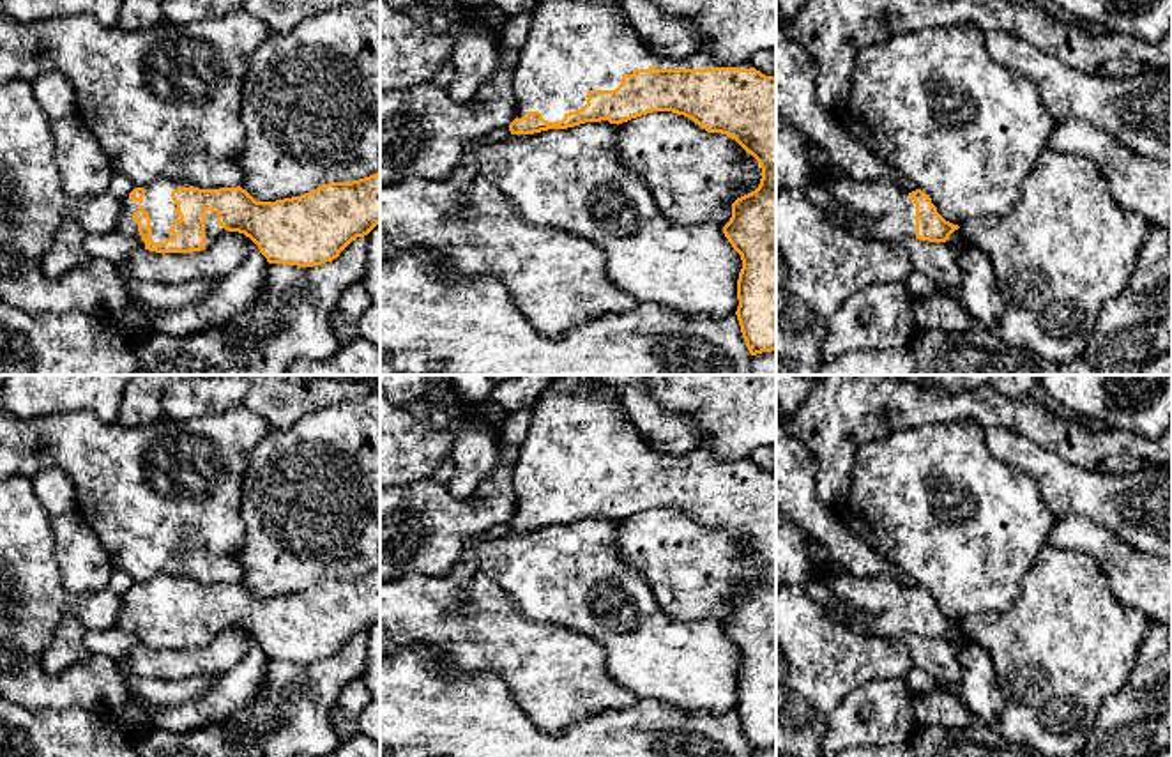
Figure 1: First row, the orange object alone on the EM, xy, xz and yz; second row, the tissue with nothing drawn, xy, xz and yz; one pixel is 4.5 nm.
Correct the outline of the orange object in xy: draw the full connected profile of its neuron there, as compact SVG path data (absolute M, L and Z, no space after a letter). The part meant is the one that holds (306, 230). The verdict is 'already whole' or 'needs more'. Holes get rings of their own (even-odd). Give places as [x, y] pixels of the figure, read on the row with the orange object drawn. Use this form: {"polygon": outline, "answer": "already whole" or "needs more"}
{"polygon": "M380 170L352 182L329 182L301 196L256 202L246 189L200 189L159 177L134 187L124 200L117 232L156 253L193 253L209 248L226 230L249 237L269 264L313 267L332 262L357 237L380 225Z", "answer": "needs more"}

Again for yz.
{"polygon": "M843 175L824 177L818 184L849 210L847 218L826 212L829 221L850 232L852 219L861 218L870 225L871 241L946 242L960 228L946 221L921 189L909 193L887 180L857 182Z", "answer": "needs more"}

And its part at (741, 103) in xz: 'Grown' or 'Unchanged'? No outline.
Grown

